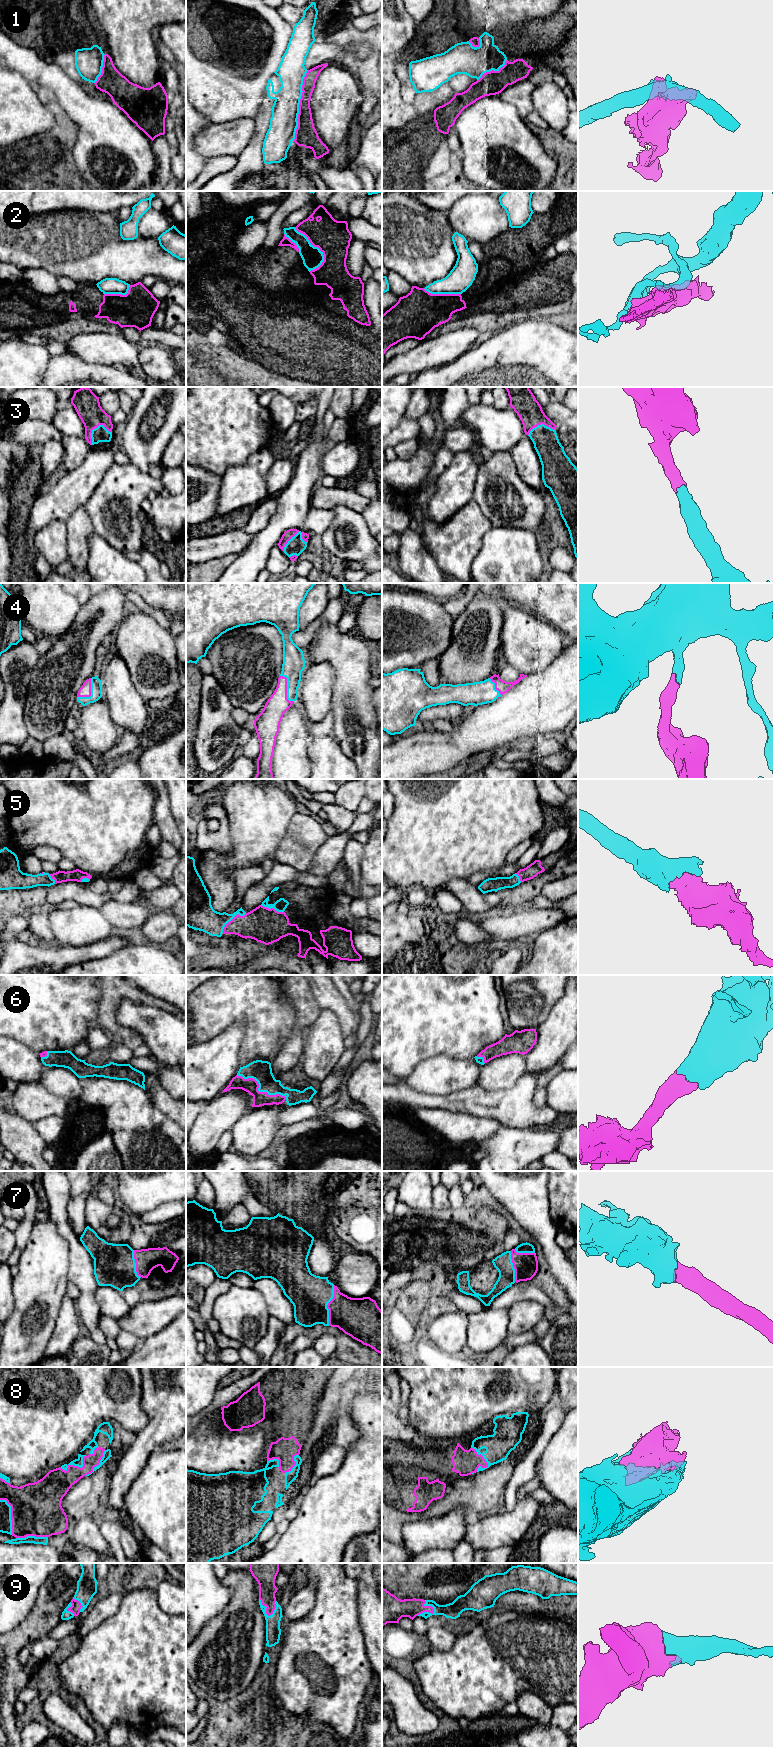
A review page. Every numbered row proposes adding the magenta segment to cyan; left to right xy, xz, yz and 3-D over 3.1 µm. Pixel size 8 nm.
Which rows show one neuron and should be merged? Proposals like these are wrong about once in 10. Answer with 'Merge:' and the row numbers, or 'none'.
Merge: 3, 4, 5, 6, 7, 8, 9

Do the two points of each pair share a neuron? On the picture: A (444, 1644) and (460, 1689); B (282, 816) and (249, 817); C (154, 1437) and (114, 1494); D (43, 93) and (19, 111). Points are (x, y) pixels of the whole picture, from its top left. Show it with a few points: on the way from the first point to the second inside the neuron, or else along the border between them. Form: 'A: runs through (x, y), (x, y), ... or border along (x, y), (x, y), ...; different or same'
A: border along (456, 1634), (456, 1639), (448, 1650), (433, 1648); different
B: runs through (274, 816), (257, 817); same
C: runs through (140, 1451), (131, 1461), (128, 1470), (121, 1480); same
D: border along (34, 88), (37, 97), (49, 106); different

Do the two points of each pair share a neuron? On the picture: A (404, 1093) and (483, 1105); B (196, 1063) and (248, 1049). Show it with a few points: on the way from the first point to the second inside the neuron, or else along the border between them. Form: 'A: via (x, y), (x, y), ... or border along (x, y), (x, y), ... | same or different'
A: via (424, 1100), (463, 1102) | same
B: border along (245, 1028), (240, 1046), (239, 1066) | different

